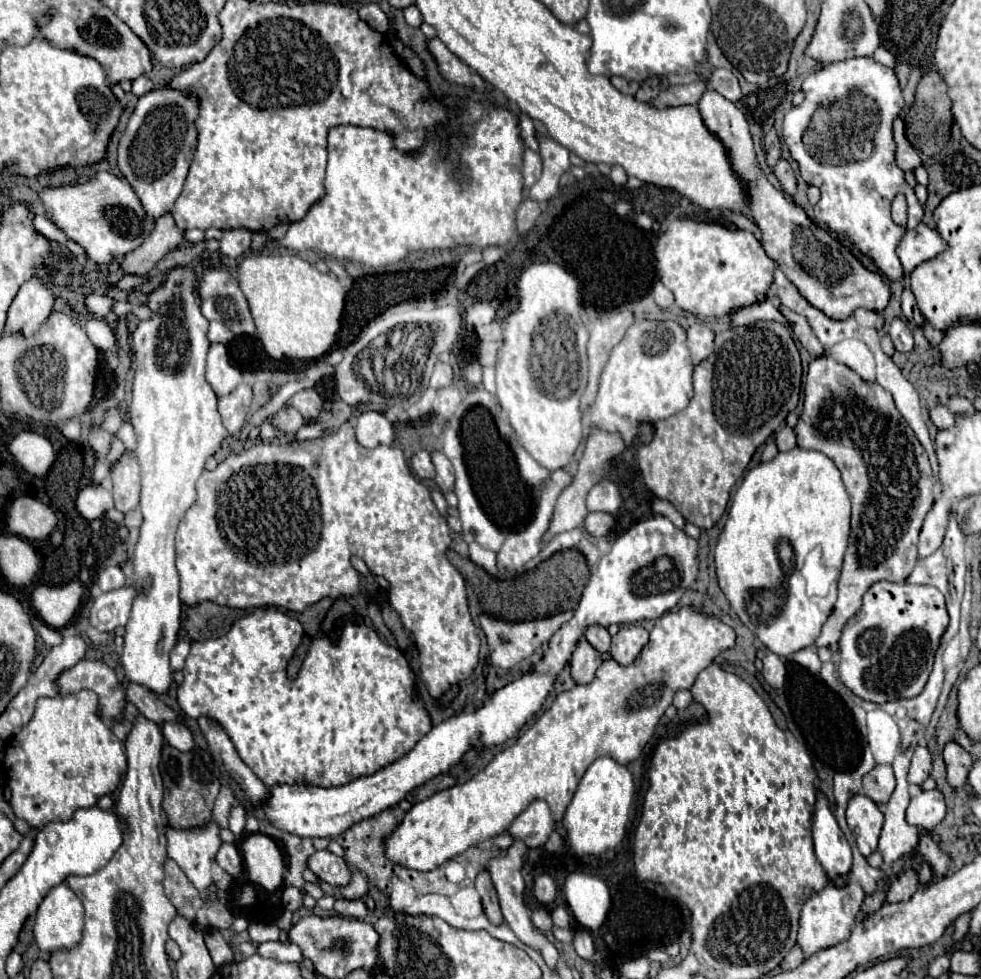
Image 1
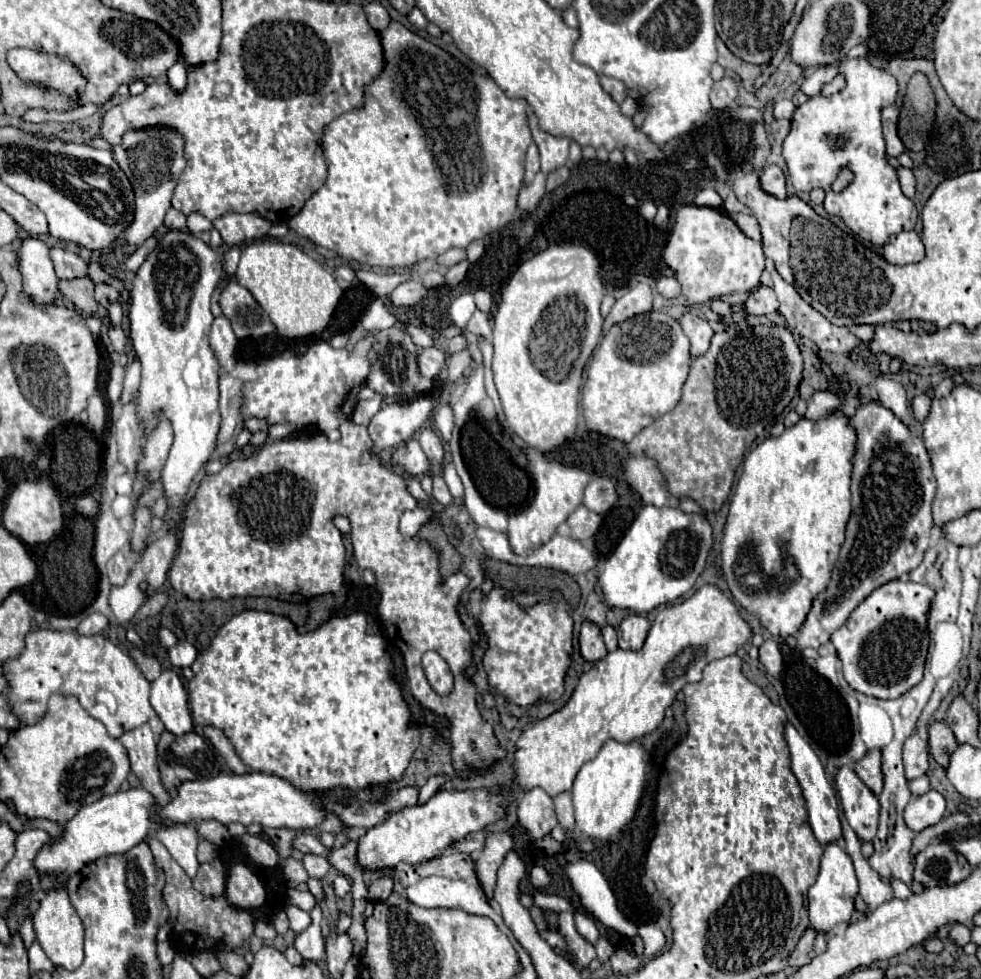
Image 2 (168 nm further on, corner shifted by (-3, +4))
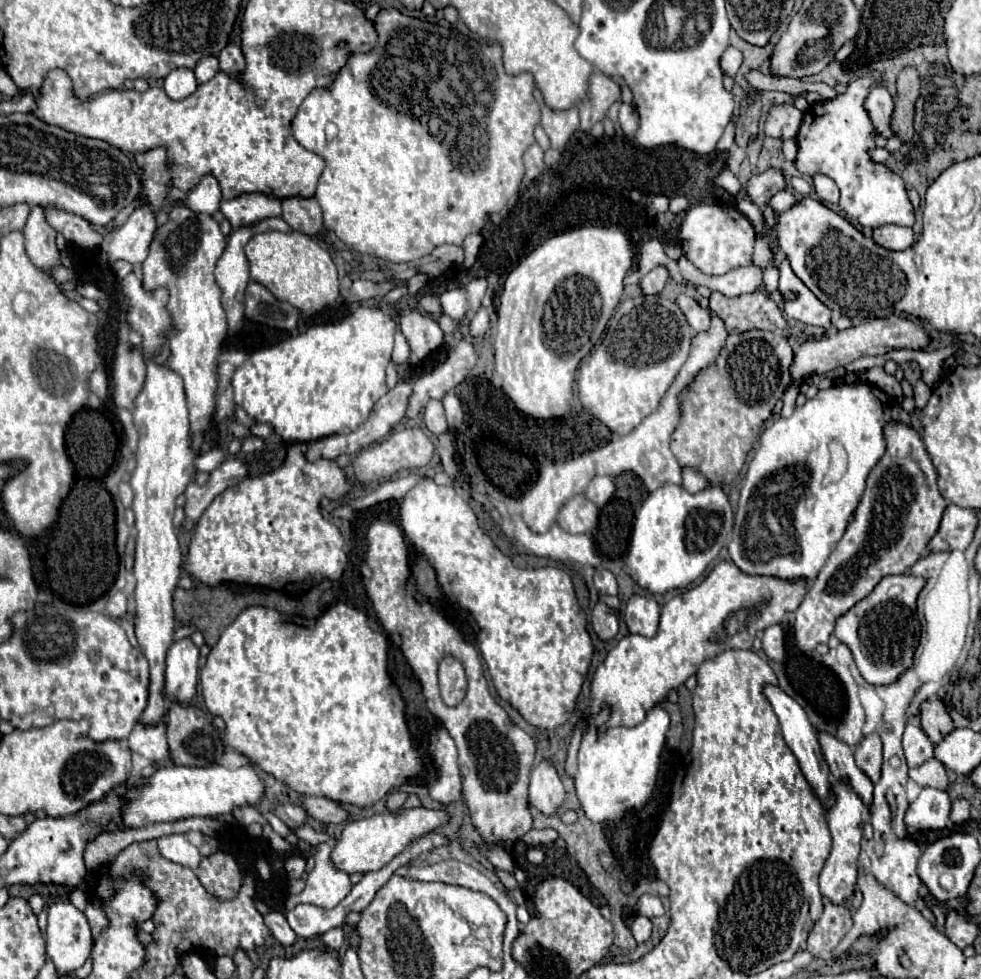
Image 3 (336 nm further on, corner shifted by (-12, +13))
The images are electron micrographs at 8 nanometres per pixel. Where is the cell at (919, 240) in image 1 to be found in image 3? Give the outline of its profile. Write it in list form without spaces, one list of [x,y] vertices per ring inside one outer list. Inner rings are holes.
[[[880,226],[872,230],[872,240],[886,250],[906,250],[914,244],[914,232],[906,226]]]

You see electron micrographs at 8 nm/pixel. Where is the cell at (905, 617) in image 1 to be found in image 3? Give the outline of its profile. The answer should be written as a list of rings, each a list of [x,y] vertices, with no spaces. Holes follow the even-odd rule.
[[[912,574],[884,576],[866,598],[836,620],[834,636],[852,650],[858,670],[868,684],[888,684],[900,674],[900,670],[912,666],[912,654],[920,640],[916,598],[924,584],[922,578]]]

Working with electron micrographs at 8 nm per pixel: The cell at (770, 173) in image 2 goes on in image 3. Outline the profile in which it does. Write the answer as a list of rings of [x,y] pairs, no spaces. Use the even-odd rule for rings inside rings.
[[[766,170],[762,174],[754,174],[748,182],[746,182],[746,196],[752,204],[756,206],[764,206],[776,192],[784,190],[786,182],[784,182],[784,174],[780,170]]]

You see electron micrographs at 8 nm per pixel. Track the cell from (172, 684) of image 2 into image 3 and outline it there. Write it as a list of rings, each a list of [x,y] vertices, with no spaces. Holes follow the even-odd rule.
[[[190,638],[172,642],[166,656],[166,694],[184,706],[196,694],[198,682],[198,646]]]

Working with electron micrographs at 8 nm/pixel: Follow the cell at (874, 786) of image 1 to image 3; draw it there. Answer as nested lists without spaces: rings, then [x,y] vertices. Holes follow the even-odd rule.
[[[876,732],[866,734],[854,748],[854,758],[858,768],[872,780],[880,778],[880,766],[882,766],[882,746],[880,736]]]

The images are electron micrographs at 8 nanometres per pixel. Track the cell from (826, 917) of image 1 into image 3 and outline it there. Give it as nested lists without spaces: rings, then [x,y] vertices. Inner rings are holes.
[[[840,780],[832,786],[834,804],[826,810],[826,820],[832,834],[832,850],[830,856],[820,872],[820,892],[822,896],[828,896],[834,904],[842,904],[846,898],[854,894],[854,884],[858,876],[858,854],[860,854],[860,840],[862,840],[862,822],[864,822],[864,802],[862,798],[850,788],[846,780]]]

